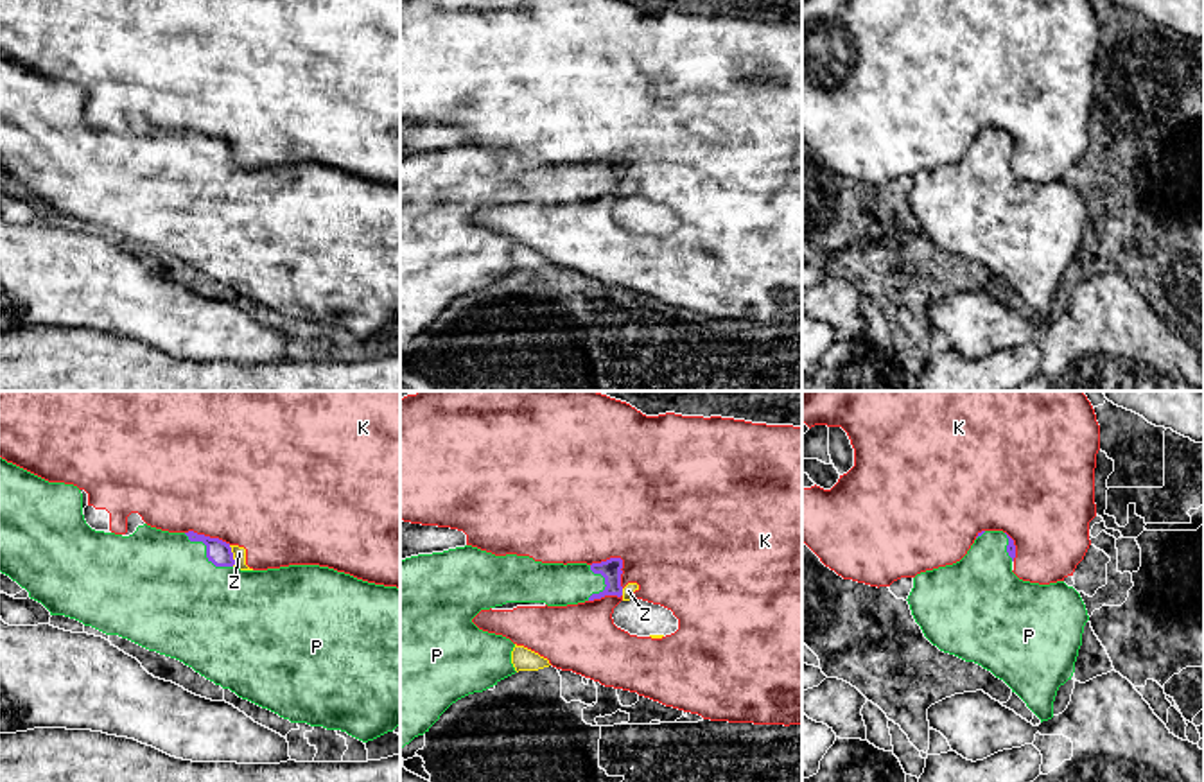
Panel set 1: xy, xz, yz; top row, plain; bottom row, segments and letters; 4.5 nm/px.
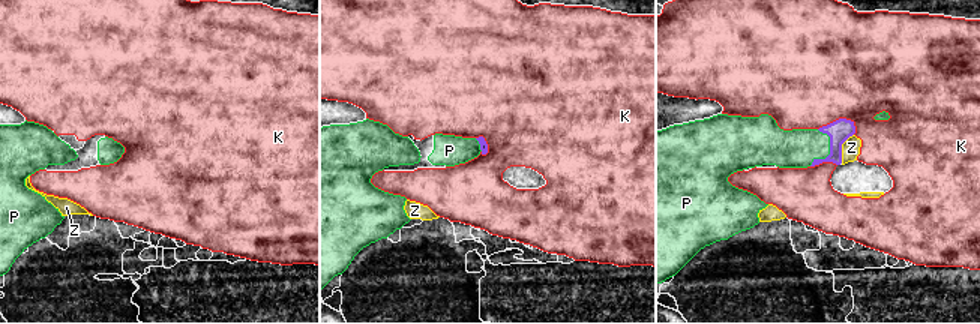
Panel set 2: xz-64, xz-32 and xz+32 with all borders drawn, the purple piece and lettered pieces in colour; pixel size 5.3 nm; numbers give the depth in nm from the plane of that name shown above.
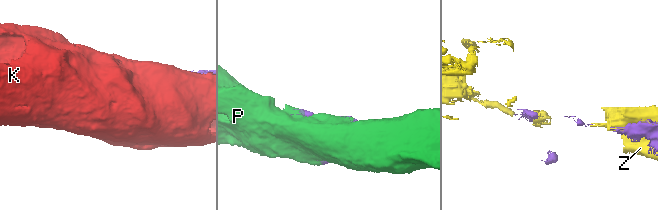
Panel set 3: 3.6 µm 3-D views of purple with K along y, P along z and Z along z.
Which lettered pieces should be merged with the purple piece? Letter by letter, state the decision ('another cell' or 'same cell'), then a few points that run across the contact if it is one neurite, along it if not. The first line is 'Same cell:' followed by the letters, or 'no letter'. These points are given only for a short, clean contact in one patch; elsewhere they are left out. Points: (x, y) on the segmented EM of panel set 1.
Same cell: P
K: another cell
P: same cell
Z: another cell

